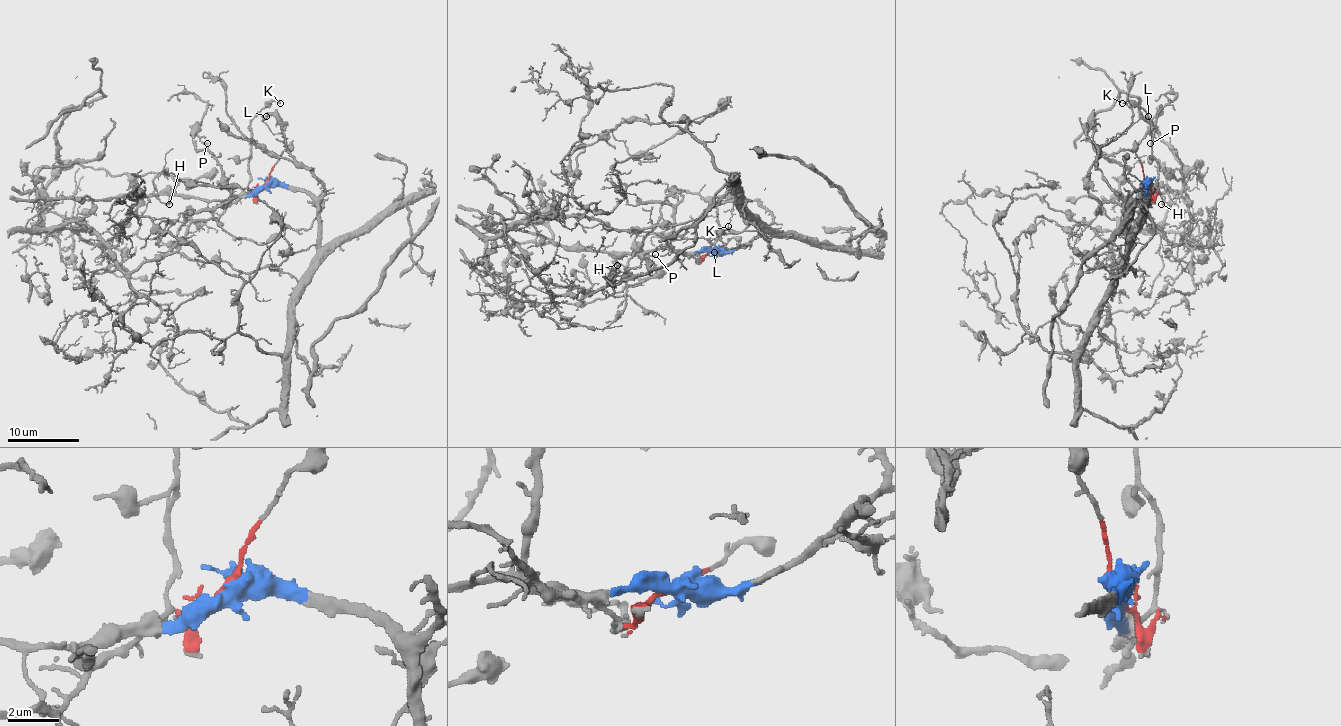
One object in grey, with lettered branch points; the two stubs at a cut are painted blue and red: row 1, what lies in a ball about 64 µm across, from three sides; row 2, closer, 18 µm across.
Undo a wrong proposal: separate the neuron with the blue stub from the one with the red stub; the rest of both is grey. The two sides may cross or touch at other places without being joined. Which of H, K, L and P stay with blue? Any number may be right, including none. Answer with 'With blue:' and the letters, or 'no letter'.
With blue: H, L, P

